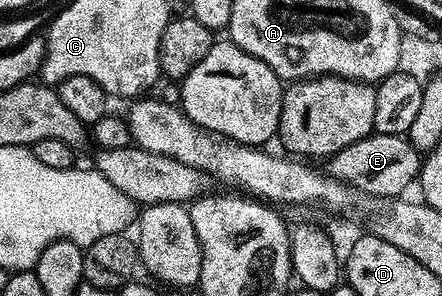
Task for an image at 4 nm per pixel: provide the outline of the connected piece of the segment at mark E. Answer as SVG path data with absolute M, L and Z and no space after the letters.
M377 133L358 139L358 143L350 143L350 147L342 147L334 156L327 158L326 172L329 177L342 183L352 185L360 193L368 193L372 197L399 198L408 184L417 180L422 164L421 150L409 143L407 136L398 133Z

